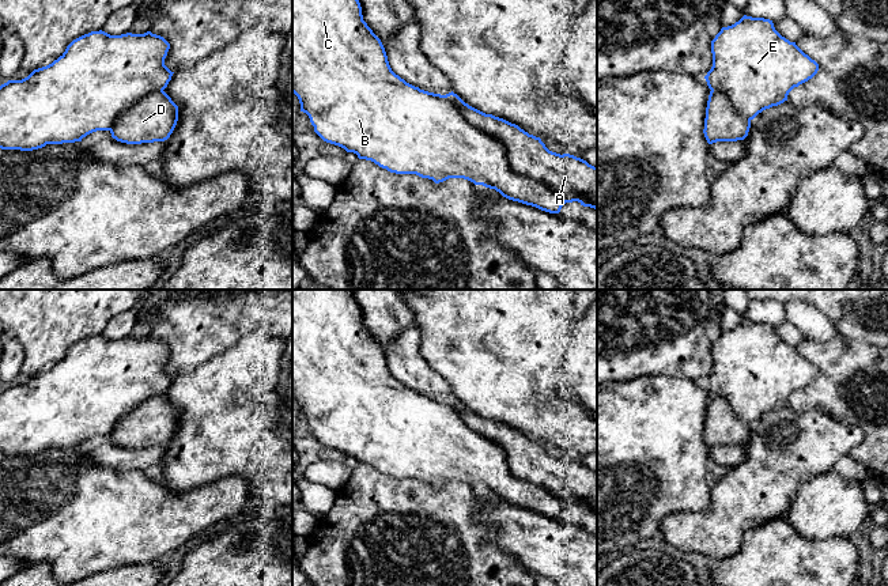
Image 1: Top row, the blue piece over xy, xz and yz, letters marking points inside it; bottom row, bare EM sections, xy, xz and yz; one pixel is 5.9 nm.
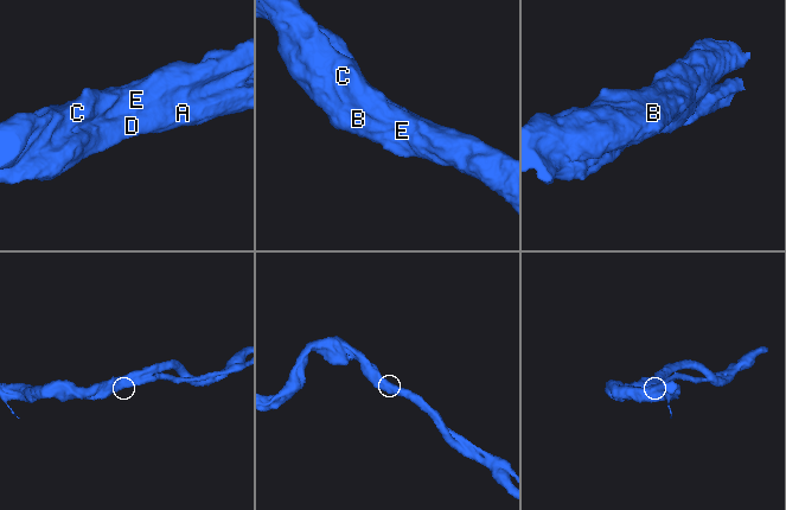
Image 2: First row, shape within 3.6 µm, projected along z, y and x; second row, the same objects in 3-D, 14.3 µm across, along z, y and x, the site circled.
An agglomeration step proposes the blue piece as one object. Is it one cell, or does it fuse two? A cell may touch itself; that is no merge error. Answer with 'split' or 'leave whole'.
leave whole

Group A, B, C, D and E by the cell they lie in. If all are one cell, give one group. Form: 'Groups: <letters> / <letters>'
Groups: A B C D E

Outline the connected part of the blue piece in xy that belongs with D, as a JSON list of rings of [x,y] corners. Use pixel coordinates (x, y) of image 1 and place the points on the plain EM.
[[[99,334],[91,336],[73,344],[67,351],[65,356],[52,368],[34,374],[27,382],[22,385],[8,385],[7,387],[0,390],[0,453],[33,455],[42,453],[46,449],[82,446],[83,442],[97,435],[109,435],[113,443],[126,449],[141,449],[167,445],[178,426],[178,411],[163,396],[174,378],[165,370],[165,363],[169,354],[170,348],[163,341],[152,339],[151,336],[147,336],[144,339],[126,337],[121,340],[110,340]]]

